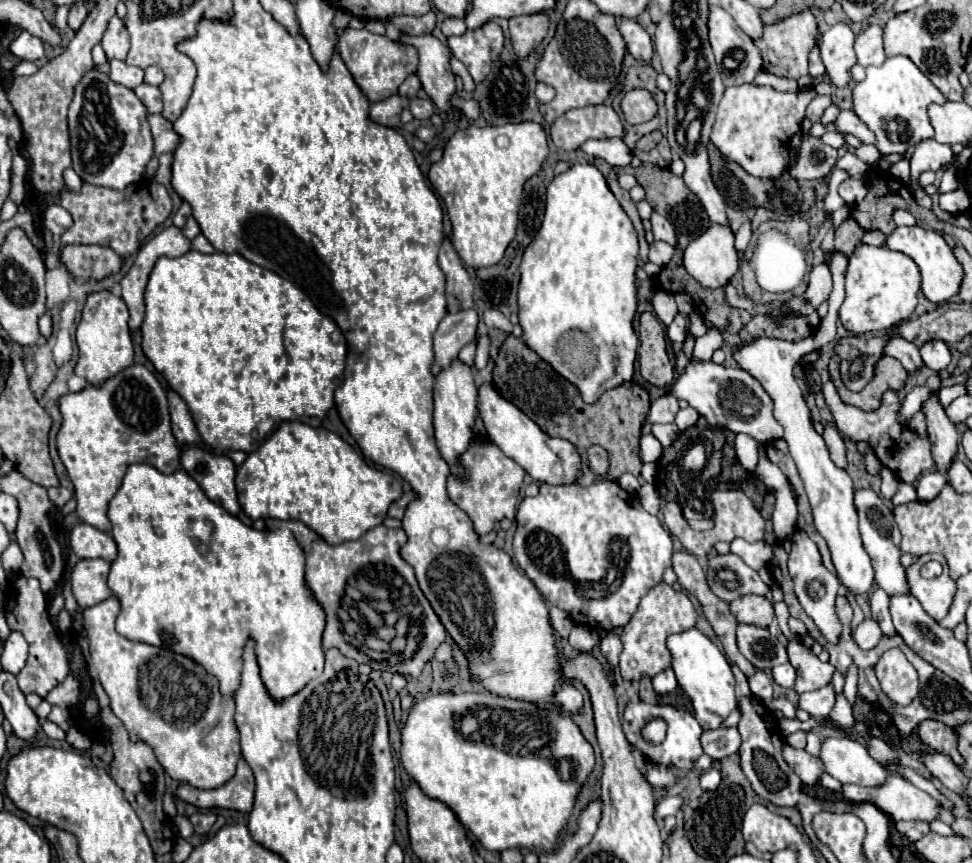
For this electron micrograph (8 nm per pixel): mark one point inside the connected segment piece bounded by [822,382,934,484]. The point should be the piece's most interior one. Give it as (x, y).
(907, 454)

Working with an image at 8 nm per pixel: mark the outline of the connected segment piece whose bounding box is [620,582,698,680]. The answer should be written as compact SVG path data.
M660 582L654 586L642 600L632 616L632 620L624 626L622 644L624 650L620 654L620 674L624 680L640 680L644 676L652 678L670 666L672 658L666 648L666 638L674 632L684 632L696 624L696 610L684 592L676 592L672 586Z

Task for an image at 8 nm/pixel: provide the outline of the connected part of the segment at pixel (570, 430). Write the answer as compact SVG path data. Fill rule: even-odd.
M508 336L500 348L500 354L496 358L494 366L494 386L498 392L514 402L522 412L526 412L548 436L552 438L564 438L572 442L580 454L582 466L580 466L580 478L574 482L578 486L590 486L596 482L596 476L588 468L586 460L586 448L592 444L598 444L608 450L610 454L610 478L618 480L624 472L630 472L634 476L642 470L642 460L638 456L638 444L640 444L640 428L646 422L648 410L650 410L650 398L646 390L640 390L634 382L626 382L614 390L606 390L598 402L584 404L578 390L558 376L550 364L540 360L536 352L532 352L522 338Z

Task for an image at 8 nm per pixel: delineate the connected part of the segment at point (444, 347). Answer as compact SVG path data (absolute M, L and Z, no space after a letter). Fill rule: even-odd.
M474 308L444 316L434 334L434 352L436 352L436 362L432 366L434 374L438 374L442 368L448 368L464 344L476 340L476 326L478 314Z

